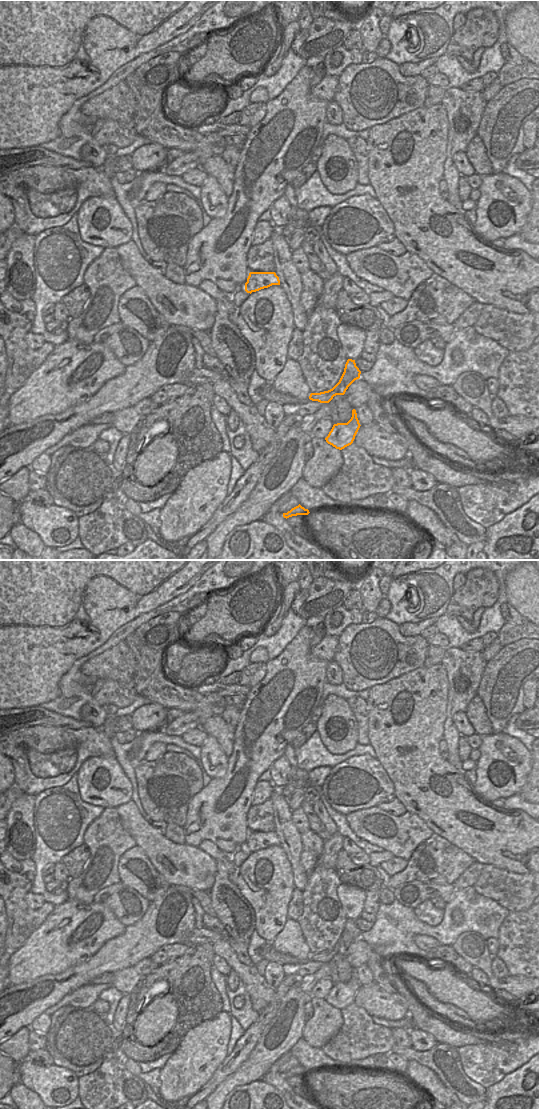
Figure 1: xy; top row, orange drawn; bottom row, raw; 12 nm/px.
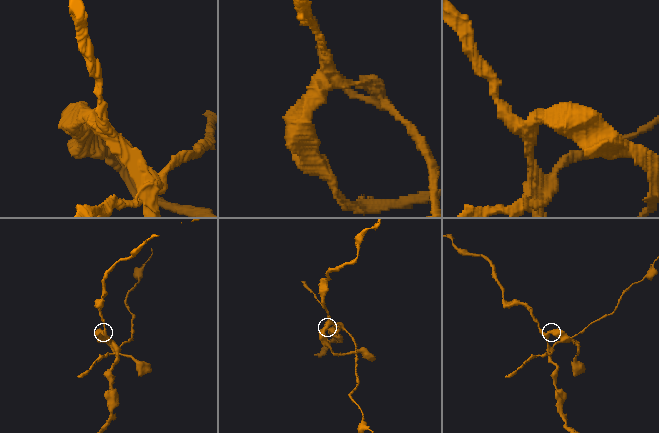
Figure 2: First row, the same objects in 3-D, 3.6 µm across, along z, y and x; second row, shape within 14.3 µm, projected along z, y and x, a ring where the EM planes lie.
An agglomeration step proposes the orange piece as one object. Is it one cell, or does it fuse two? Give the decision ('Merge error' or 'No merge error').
Merge error.

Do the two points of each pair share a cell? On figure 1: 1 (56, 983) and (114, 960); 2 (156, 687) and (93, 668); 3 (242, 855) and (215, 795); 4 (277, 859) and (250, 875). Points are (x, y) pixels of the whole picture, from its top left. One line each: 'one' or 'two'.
1: one
2: one
3: two
4: one

